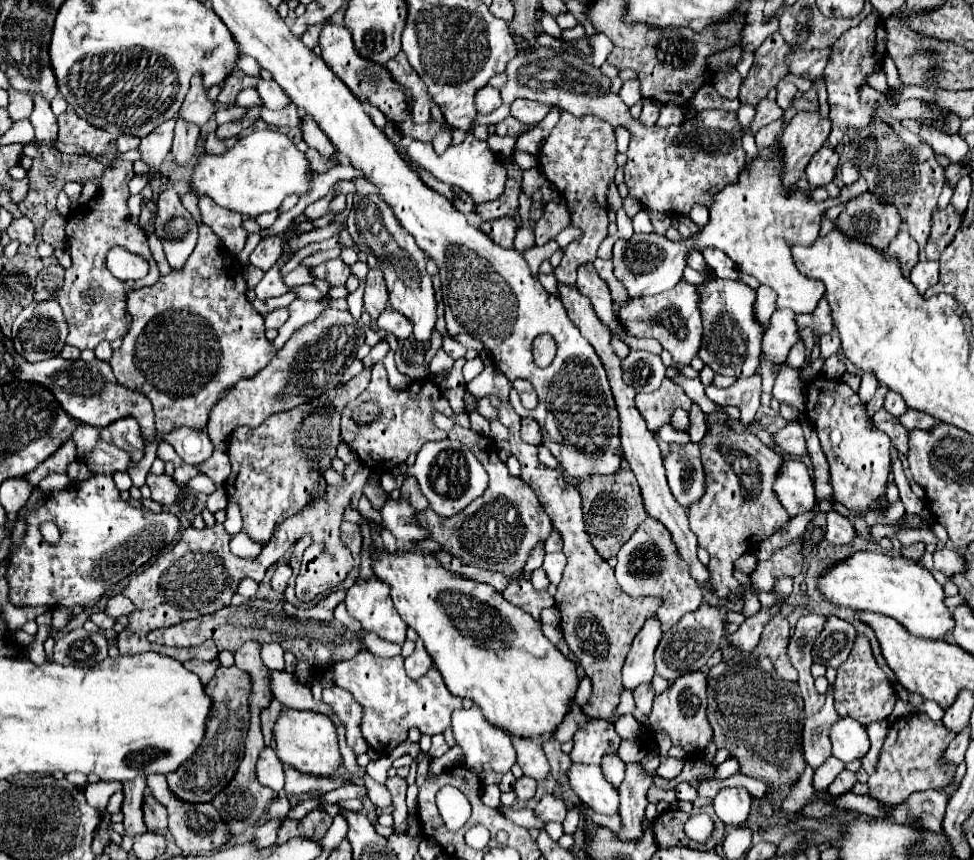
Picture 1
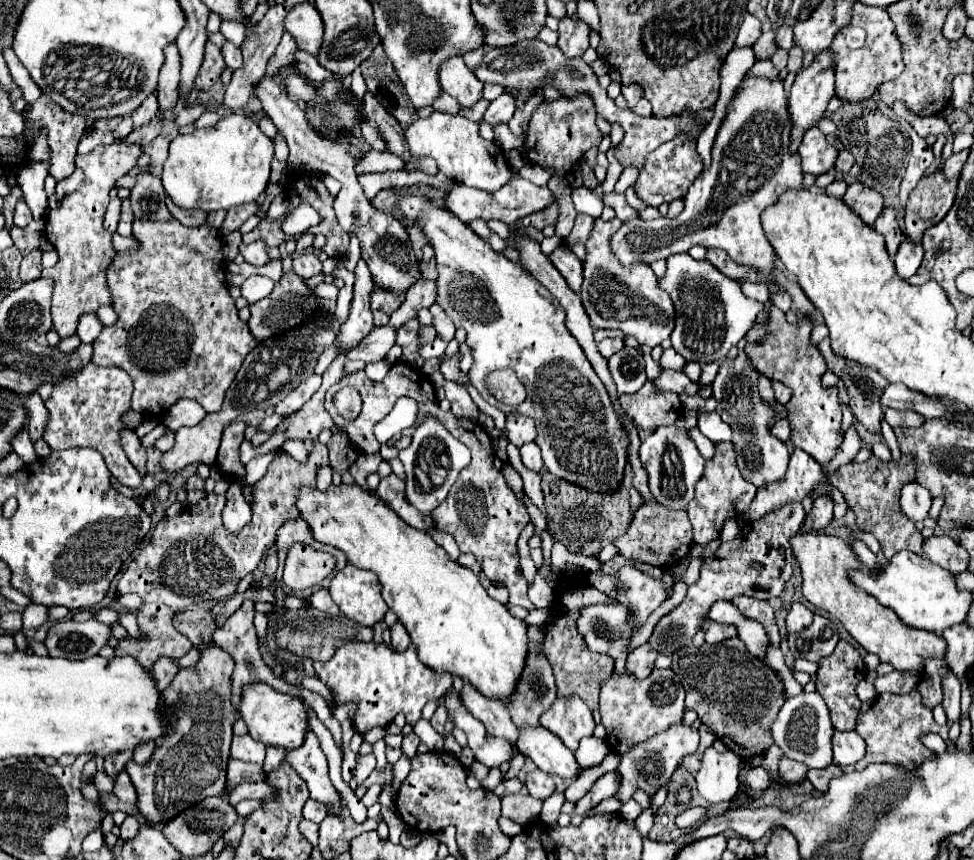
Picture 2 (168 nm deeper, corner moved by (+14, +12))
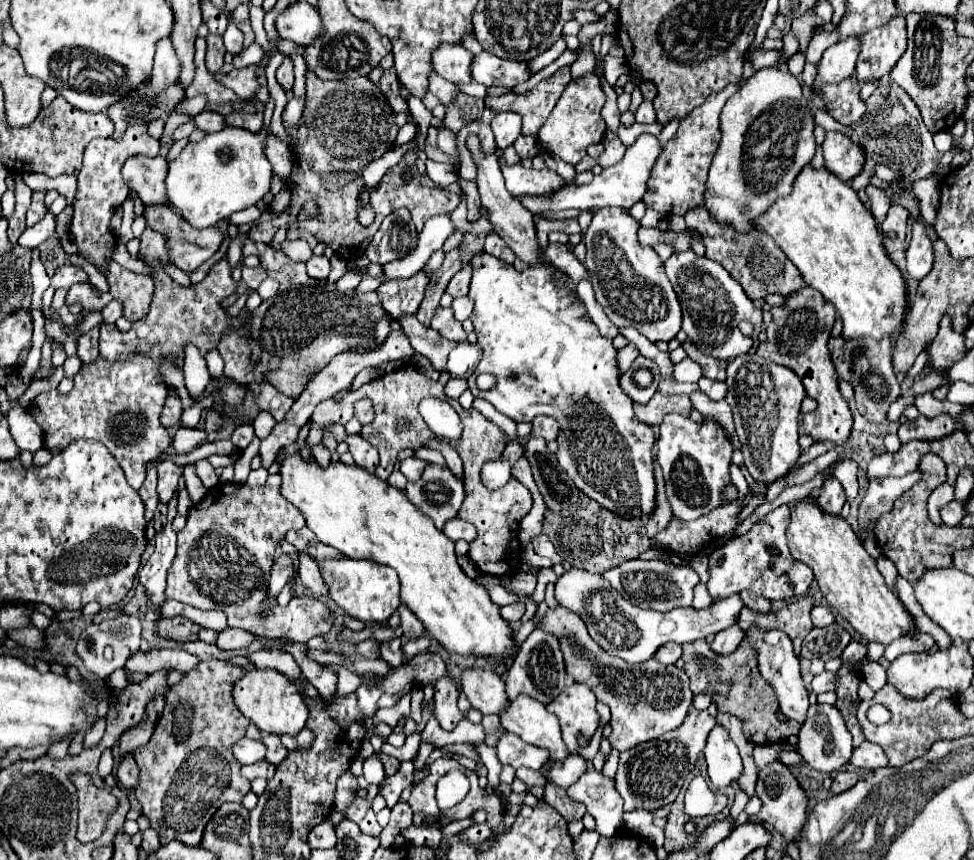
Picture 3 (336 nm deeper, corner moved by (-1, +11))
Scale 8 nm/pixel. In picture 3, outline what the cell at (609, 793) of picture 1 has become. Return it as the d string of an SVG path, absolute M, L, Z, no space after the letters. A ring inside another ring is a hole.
M521 694L511 702L511 706L501 714L501 724L523 742L549 750L549 760L553 762L561 762L569 754L555 714L549 714L541 702L535 702L527 694Z

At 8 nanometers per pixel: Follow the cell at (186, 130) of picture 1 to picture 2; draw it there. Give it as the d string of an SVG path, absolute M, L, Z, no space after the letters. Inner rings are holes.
M176 43L164 47L164 65L158 77L158 103L162 111L172 111L178 101L180 87L180 53Z

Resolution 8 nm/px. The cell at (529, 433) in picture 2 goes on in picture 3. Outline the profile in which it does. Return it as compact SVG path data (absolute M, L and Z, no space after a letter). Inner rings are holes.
M537 416L537 418L533 420L531 436L533 436L533 438L543 438L545 442L551 442L551 440L557 438L557 430L559 430L559 424L557 424L553 418Z

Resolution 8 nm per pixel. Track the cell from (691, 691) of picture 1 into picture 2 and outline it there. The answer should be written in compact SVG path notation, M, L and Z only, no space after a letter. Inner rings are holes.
M654 669L646 679L636 679L628 671L622 675L612 673L604 679L600 683L600 715L612 751L624 753L632 745L668 729L668 725L680 723L684 717L684 695L684 687L674 681L672 669Z

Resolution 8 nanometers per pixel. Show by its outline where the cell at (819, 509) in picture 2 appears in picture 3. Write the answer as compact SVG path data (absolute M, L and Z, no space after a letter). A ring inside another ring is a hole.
M829 478L825 480L823 488L821 488L821 494L817 498L817 506L823 510L823 512L829 512L829 514L839 514L843 504L845 504L845 490L843 486L839 484L839 480L835 478Z

